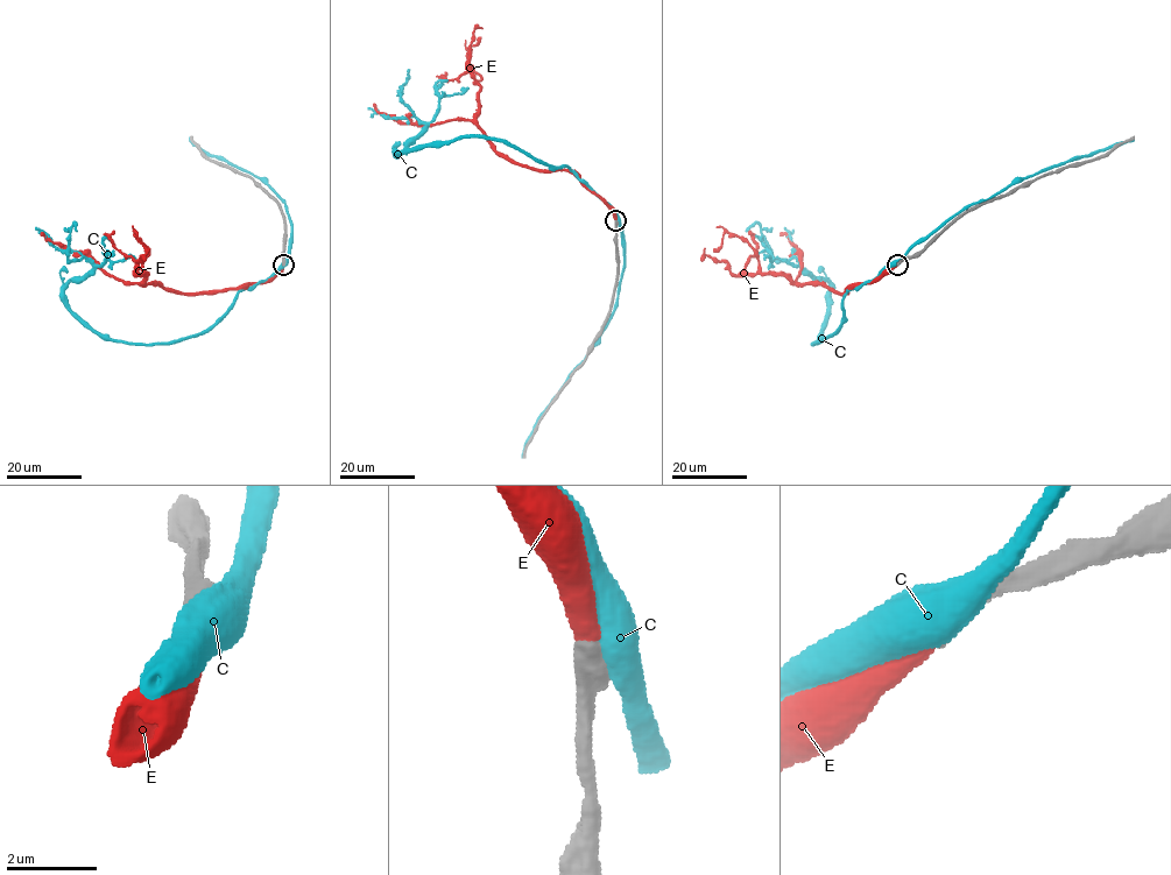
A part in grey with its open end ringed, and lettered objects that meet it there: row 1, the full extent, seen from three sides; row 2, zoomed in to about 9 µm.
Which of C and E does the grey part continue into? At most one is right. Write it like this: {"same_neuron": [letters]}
{"same_neuron": ["E"]}

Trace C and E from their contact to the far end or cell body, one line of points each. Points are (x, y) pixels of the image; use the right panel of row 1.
C: (898, 262), (852, 288), (841, 322), (813, 344), (830, 284), (795, 258), (776, 260), (756, 223), (746, 231)
E: (897, 265), (873, 281), (856, 282), (840, 293), (762, 273), (754, 249), (738, 235), (726, 232), (713, 251)

